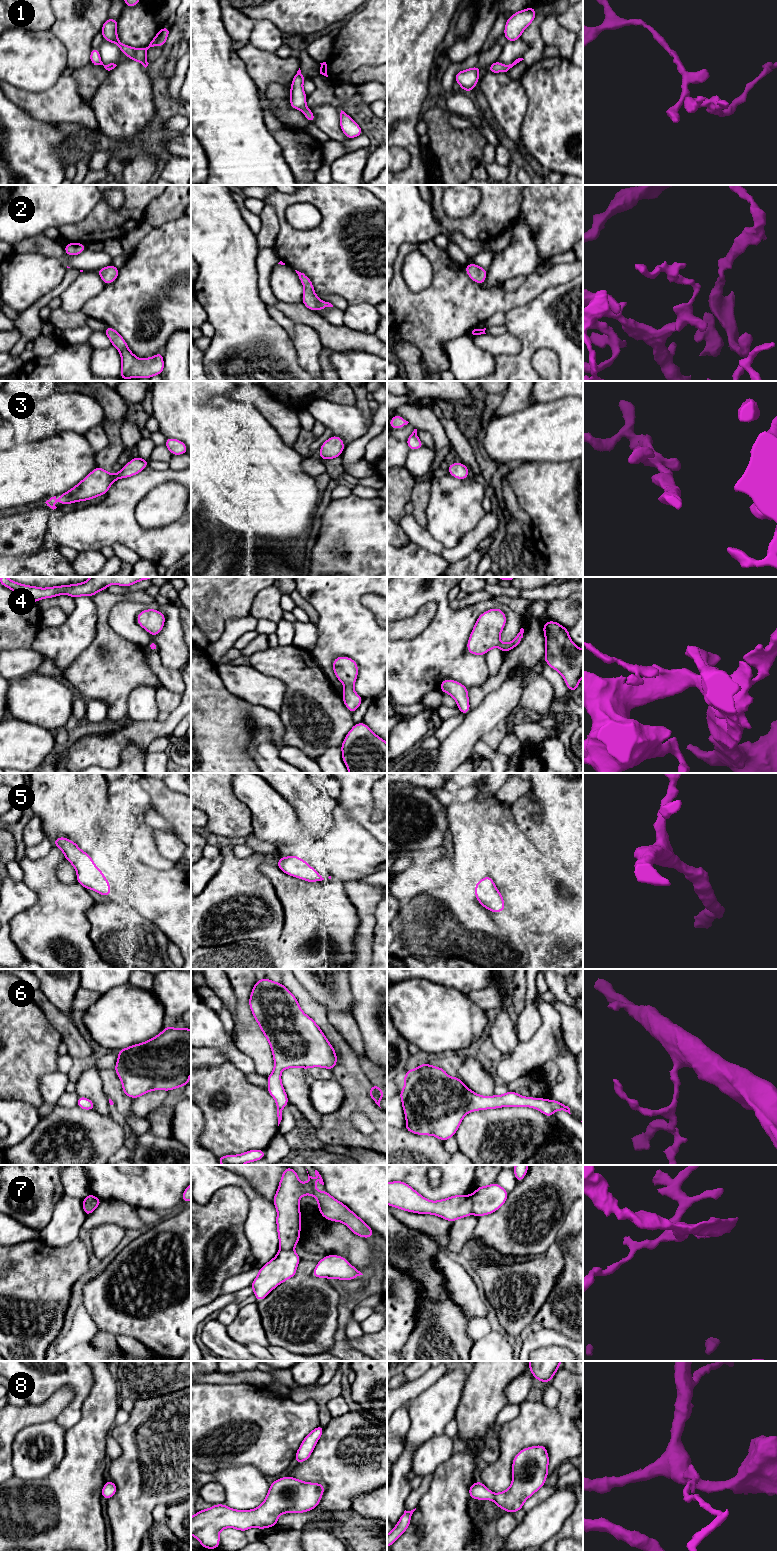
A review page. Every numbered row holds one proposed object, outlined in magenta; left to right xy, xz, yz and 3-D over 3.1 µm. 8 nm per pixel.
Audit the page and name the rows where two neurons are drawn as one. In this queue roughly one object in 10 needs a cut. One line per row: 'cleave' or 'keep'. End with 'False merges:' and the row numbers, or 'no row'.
1: keep
2: keep
3: keep
4: keep
5: keep
6: keep
7: cleave
8: keep
False merges: 7

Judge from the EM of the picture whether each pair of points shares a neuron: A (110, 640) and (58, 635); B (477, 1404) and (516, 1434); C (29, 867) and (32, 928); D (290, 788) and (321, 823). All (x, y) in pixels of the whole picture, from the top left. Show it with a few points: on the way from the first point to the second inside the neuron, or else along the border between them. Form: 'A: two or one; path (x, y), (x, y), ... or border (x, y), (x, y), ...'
A: two; border (98, 615), (95, 637), (78, 656)
B: two; border (497, 1428), (494, 1432)
C: one; path (44, 882), (44, 913)
D: one; path (299, 797), (316, 814)

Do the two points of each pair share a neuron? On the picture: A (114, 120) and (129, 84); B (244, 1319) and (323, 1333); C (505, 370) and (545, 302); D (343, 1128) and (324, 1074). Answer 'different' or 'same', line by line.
A: same
B: different
C: same
D: different

